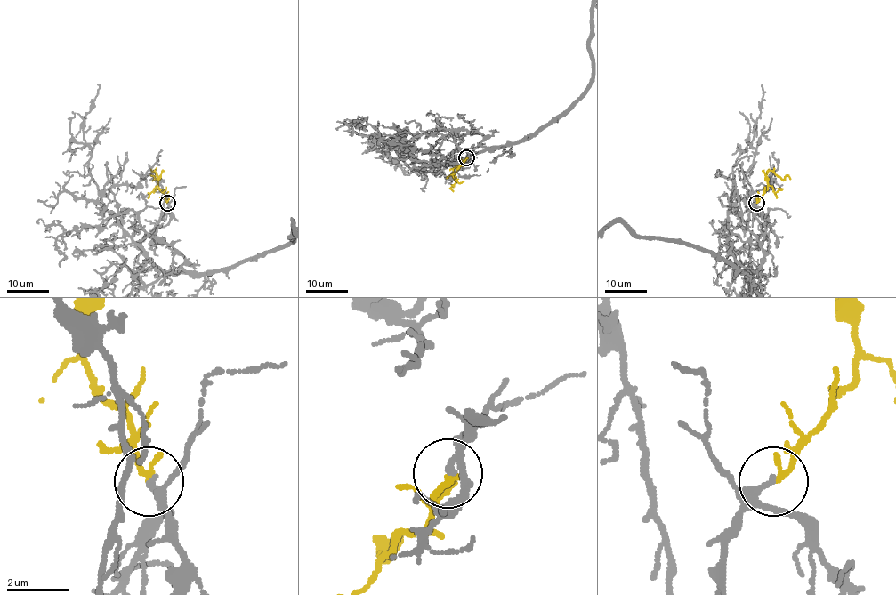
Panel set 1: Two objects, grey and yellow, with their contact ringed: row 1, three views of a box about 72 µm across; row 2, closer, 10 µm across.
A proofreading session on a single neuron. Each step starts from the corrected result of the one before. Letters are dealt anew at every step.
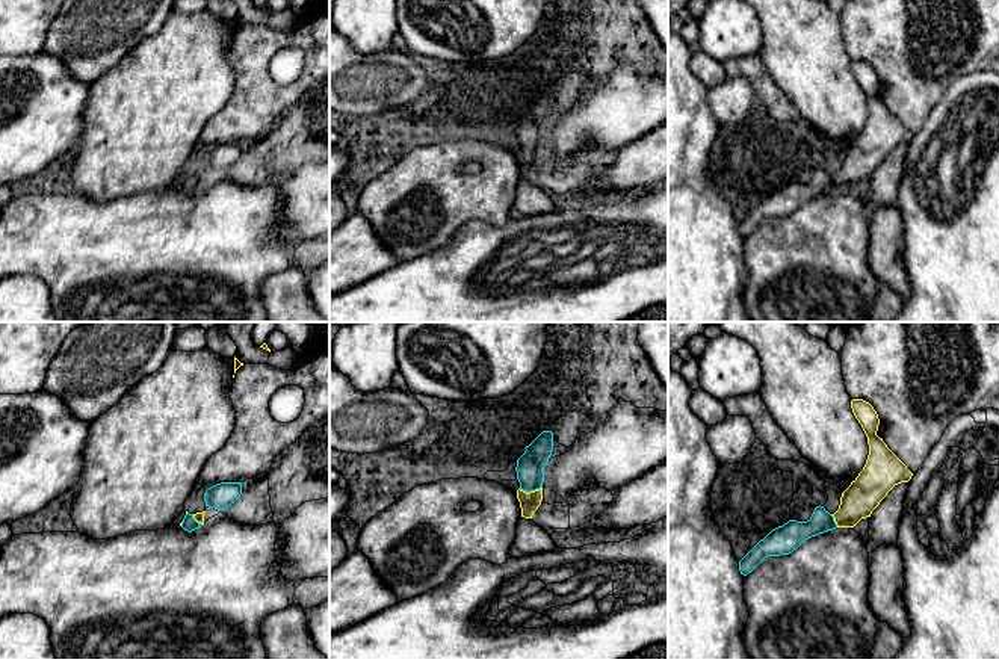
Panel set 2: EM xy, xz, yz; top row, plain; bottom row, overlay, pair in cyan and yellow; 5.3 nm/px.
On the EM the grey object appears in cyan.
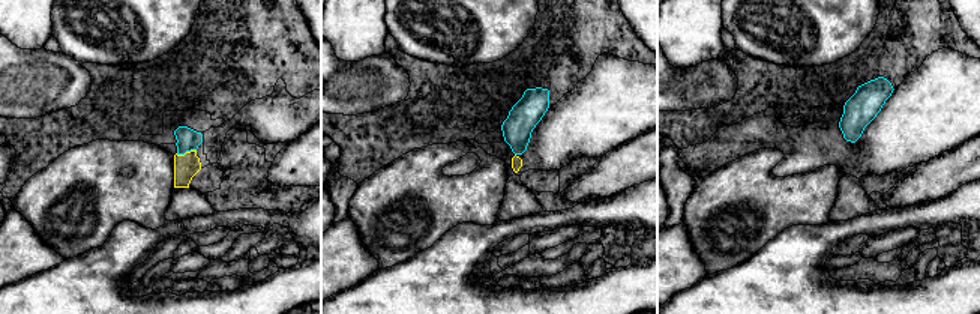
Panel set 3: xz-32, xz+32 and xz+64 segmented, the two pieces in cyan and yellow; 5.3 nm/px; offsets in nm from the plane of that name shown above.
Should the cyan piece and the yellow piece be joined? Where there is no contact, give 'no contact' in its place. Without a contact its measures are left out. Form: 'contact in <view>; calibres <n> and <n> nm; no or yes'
contact in xz; calibres 150 and 110 nm; yes

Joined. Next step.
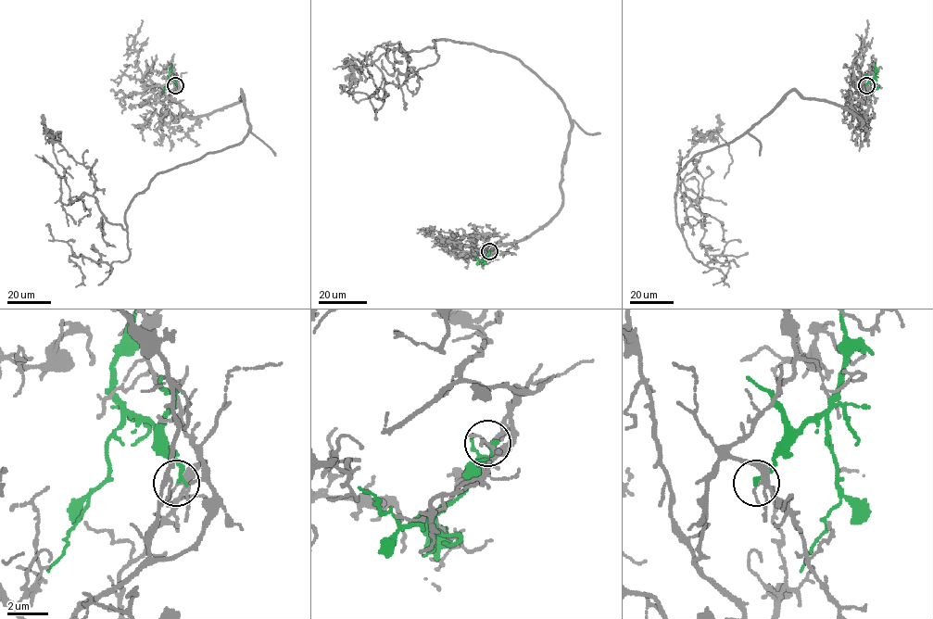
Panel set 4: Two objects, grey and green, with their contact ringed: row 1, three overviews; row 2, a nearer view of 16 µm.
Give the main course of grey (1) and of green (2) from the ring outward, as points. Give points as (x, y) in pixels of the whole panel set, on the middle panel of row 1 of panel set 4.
1: (488, 251), (562, 204), (561, 98), (517, 58), (443, 40), (352, 59), (353, 99), (375, 94)
2: (488, 251), (483, 259), (478, 260), (473, 257)

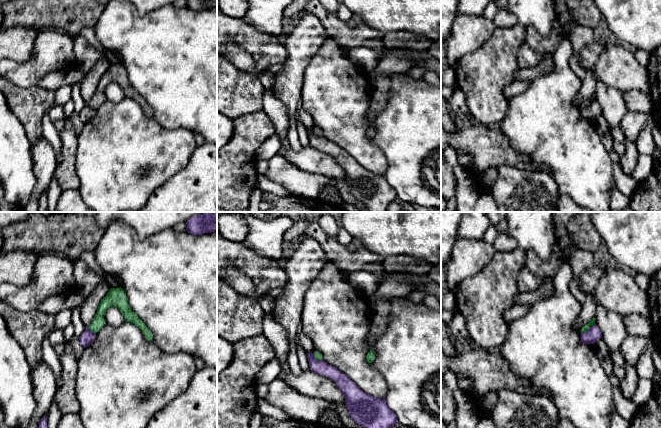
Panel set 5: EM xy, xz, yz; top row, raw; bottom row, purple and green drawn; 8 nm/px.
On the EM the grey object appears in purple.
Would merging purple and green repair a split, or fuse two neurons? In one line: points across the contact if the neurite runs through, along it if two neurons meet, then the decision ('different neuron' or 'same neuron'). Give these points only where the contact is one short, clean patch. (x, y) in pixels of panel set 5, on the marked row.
border along yz (595, 324), (581, 333); different neuron

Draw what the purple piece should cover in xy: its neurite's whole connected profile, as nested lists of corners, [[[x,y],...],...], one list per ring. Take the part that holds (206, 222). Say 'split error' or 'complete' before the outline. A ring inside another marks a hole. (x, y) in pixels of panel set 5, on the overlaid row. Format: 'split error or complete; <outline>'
complete; [[[203,212],[191,217],[186,224],[185,231],[192,235],[214,232],[217,230],[217,212]]]

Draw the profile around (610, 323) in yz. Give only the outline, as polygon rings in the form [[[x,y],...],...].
[[[598,303],[594,318],[607,349],[613,352],[621,352],[622,344],[628,336],[622,316]]]

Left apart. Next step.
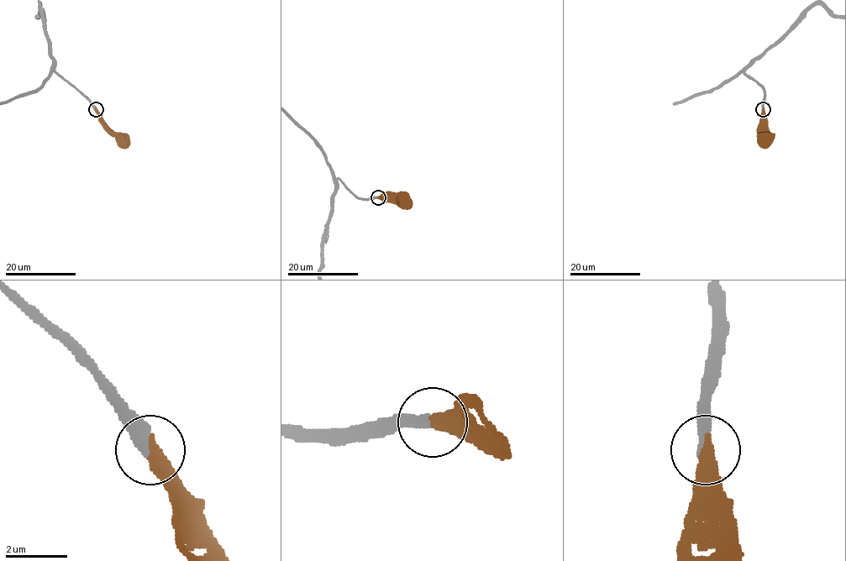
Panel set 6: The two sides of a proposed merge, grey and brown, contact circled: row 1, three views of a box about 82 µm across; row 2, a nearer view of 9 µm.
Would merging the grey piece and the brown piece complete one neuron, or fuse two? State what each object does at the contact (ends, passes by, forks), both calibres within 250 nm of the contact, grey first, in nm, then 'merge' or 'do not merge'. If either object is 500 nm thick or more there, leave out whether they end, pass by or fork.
grey ends; brown ends; calibres 360 and 320 nm; merge

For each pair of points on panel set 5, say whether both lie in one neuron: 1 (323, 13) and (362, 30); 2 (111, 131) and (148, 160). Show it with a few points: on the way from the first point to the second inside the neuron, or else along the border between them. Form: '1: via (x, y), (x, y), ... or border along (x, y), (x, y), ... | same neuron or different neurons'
1: via (331, 22), (340, 31), (352, 31) | same neuron
2: via (120, 140), (135, 155), (139, 155) | same neuron

